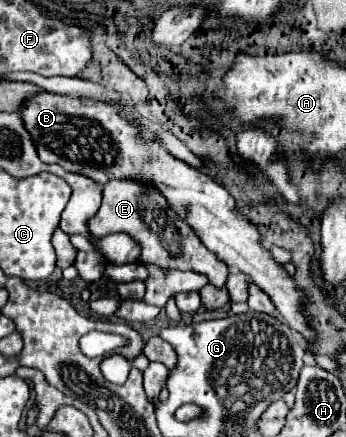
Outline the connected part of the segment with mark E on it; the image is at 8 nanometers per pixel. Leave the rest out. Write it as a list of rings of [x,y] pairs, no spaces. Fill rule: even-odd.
[[[108,181],[104,185],[104,199],[98,213],[88,221],[88,229],[92,233],[92,241],[98,237],[124,231],[142,245],[142,263],[154,263],[166,269],[180,269],[180,271],[196,271],[208,277],[208,283],[214,287],[224,287],[228,277],[228,267],[220,261],[214,253],[210,253],[196,233],[178,219],[172,211],[168,201],[158,195],[156,189],[150,189],[138,181]]]

